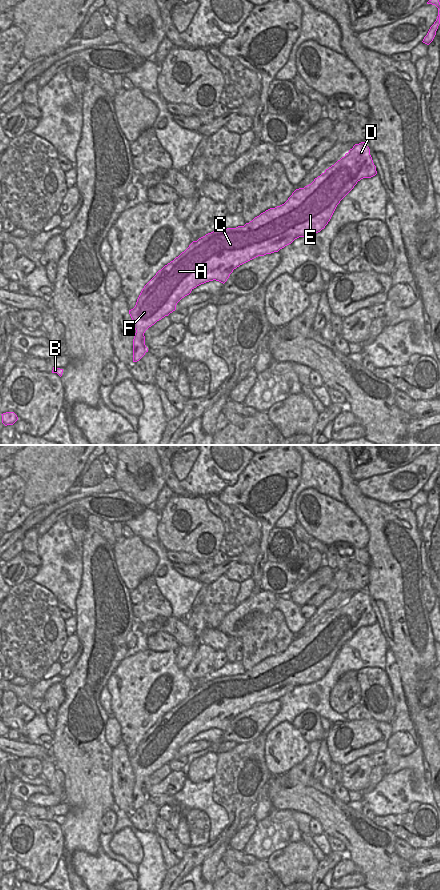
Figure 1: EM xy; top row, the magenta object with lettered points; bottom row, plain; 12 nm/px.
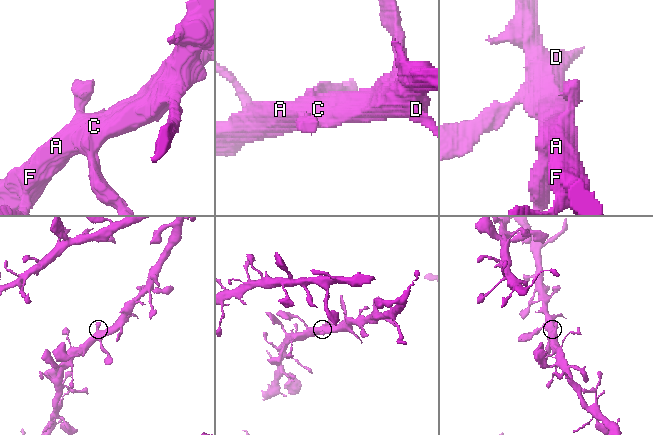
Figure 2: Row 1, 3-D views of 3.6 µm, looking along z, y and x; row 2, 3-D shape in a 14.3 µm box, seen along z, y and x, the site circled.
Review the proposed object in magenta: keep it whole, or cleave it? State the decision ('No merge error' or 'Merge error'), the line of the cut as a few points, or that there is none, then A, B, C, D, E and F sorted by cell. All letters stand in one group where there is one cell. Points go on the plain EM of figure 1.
No merge error. No split. Groups: A B C D E F.

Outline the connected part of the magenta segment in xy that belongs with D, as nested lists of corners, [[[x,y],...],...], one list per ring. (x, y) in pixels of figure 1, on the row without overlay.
[[[365,590],[355,592],[334,613],[304,636],[296,637],[288,648],[270,656],[244,674],[215,678],[193,689],[173,709],[165,713],[142,737],[136,753],[129,758],[136,781],[133,787],[133,810],[139,809],[148,796],[145,779],[176,758],[177,751],[197,734],[209,729],[225,731],[234,717],[266,702],[278,700],[299,685],[320,680],[330,669],[337,653],[363,626],[377,622],[376,614]]]

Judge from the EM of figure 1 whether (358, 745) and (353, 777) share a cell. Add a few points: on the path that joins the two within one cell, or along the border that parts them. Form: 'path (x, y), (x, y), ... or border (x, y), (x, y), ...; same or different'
border (368, 756), (360, 756), (342, 767); different

